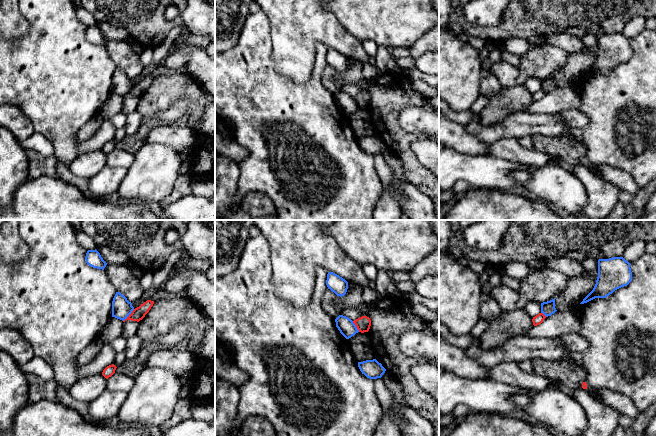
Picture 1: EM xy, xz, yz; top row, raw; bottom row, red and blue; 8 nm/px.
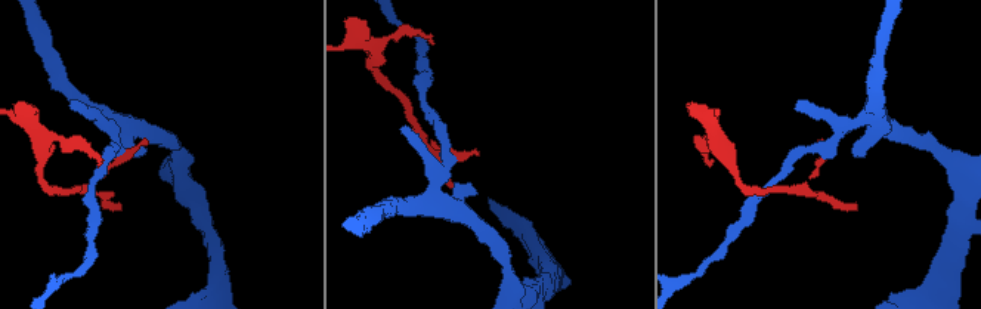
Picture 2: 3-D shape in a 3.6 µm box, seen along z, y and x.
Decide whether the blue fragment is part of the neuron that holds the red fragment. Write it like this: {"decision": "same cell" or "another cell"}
{"decision": "another cell"}

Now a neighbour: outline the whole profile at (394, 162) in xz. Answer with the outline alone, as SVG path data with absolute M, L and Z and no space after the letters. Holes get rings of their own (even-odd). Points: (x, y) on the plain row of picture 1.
M387 146L381 154L385 157L390 169L395 175L395 184L397 188L401 189L404 182L407 181L401 159L396 156Z

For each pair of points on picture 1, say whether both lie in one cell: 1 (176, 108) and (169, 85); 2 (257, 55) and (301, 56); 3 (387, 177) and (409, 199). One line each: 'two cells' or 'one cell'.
1: two cells
2: two cells
3: one cell

